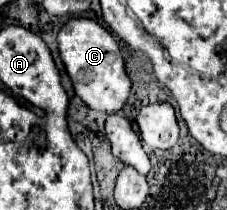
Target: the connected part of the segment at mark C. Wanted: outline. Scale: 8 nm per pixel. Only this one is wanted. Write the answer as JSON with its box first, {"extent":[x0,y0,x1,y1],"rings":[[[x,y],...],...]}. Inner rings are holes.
{"extent":[57,18,131,114],"rings":[[[69,18],[61,26],[57,42],[59,42],[61,60],[73,82],[75,94],[93,110],[107,112],[107,114],[121,110],[121,106],[129,98],[131,80],[125,72],[121,50],[115,38],[91,18]]]}

